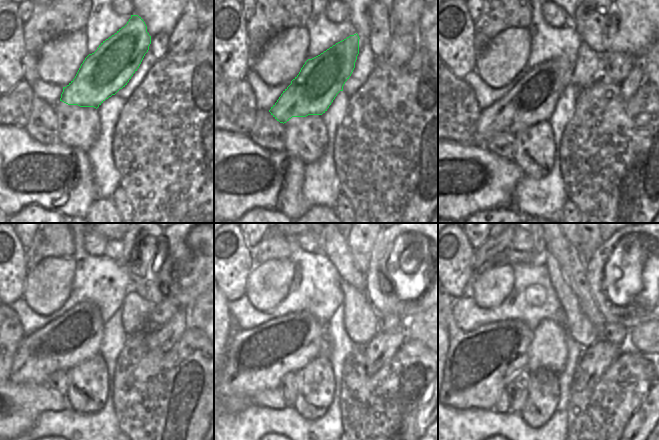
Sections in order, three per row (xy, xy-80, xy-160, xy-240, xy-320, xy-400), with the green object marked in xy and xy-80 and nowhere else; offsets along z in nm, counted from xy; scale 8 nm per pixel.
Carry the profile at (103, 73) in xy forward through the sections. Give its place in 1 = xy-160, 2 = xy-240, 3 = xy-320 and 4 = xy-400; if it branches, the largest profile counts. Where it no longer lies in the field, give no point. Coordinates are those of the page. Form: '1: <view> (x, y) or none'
1: xy-160 (533, 99)
2: xy-240 (75, 336)
3: xy-320 (256, 359)
4: xy-400 (480, 363)

